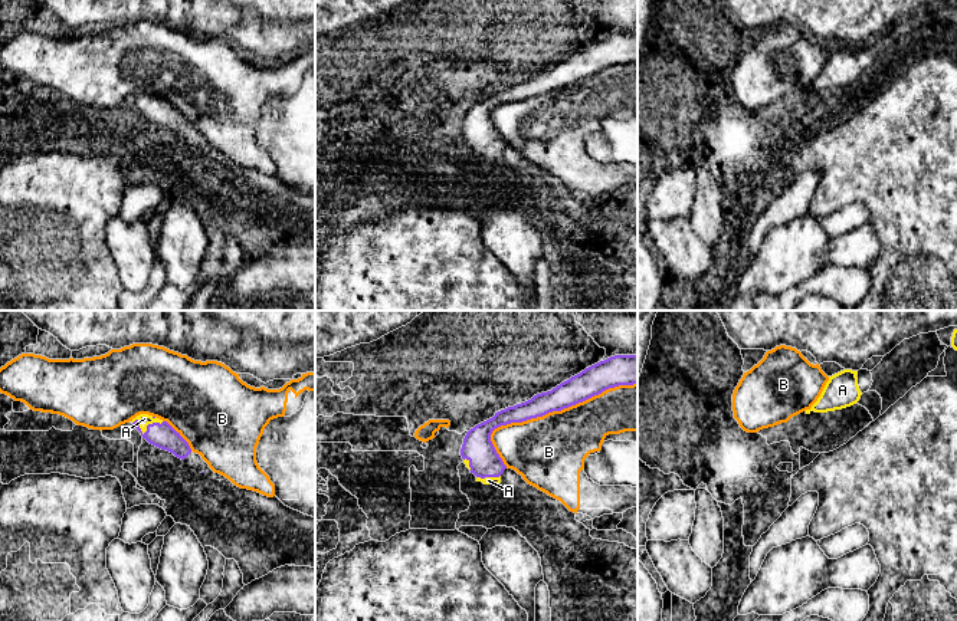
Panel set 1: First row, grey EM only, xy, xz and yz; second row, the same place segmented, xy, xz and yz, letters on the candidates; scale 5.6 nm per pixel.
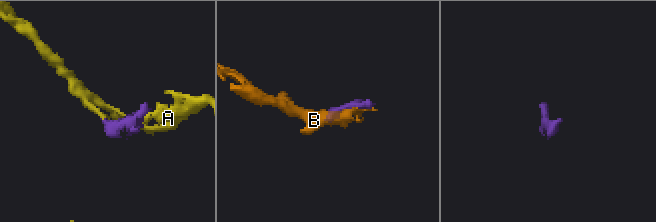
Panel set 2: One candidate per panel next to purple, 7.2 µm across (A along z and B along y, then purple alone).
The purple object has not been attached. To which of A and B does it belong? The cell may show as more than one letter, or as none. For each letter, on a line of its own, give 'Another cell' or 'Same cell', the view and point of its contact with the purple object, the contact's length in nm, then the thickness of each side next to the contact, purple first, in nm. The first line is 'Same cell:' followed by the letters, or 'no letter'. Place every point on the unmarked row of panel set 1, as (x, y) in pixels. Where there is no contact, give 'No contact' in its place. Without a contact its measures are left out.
Same cell: A
A: Same cell. Touches purple at xy (147, 108). Shared border 180 nm. Thickness 140 nm (purple) against 60 nm
B: Another cell. Touches purple at xz (560, 88). Shared border 900 nm. Thickness 160 nm (purple) against 400 nm

